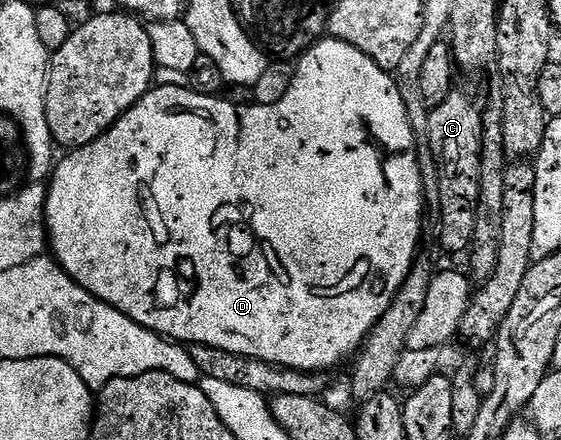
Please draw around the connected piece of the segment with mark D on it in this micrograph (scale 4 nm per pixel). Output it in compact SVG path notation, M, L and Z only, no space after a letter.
M328 36L315 42L309 50L304 51L295 63L294 69L296 75L286 92L286 96L282 96L282 100L278 100L278 104L270 104L269 106L255 104L235 106L232 102L223 102L223 97L199 94L189 90L187 86L156 86L149 89L147 94L143 94L101 138L95 138L90 144L75 147L71 152L65 153L68 155L64 159L61 157L55 163L50 181L47 183L48 199L44 205L44 224L48 227L47 245L50 247L51 257L56 259L57 264L78 285L86 288L86 292L90 292L98 300L110 304L115 310L122 312L142 328L152 330L169 340L175 340L177 343L206 344L214 348L222 348L228 353L236 353L238 356L257 358L276 367L306 371L328 372L331 371L331 366L338 365L343 358L349 357L348 359L351 359L363 346L364 339L372 331L374 324L378 324L382 312L386 312L386 308L390 308L398 288L404 283L413 262L418 257L416 249L420 246L420 233L424 230L426 203L420 165L416 159L416 137L410 128L410 118L406 116L406 104L402 104L402 94L398 92L395 77L389 71L383 70L378 64L374 64L374 60L370 60L370 56L358 52L358 48Z

